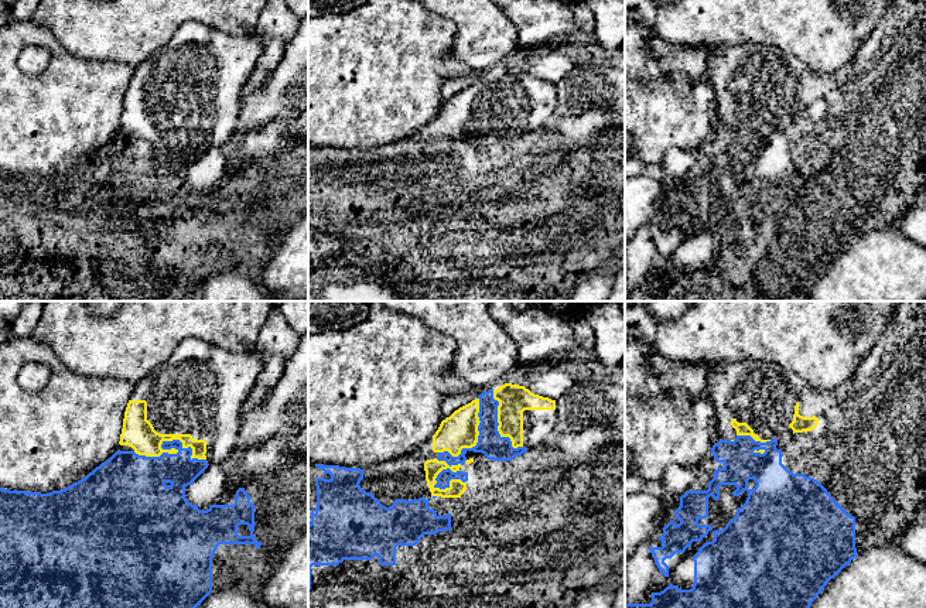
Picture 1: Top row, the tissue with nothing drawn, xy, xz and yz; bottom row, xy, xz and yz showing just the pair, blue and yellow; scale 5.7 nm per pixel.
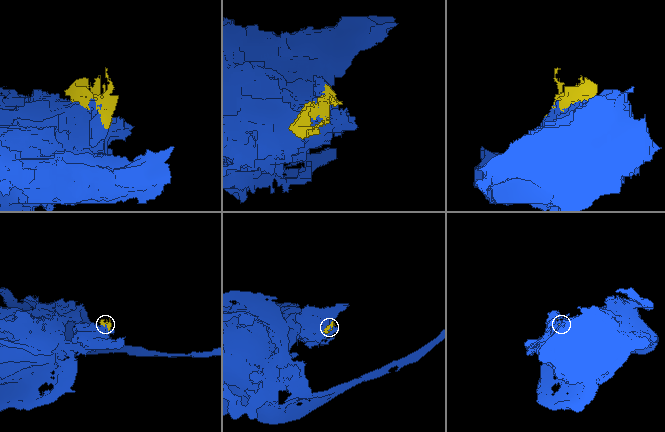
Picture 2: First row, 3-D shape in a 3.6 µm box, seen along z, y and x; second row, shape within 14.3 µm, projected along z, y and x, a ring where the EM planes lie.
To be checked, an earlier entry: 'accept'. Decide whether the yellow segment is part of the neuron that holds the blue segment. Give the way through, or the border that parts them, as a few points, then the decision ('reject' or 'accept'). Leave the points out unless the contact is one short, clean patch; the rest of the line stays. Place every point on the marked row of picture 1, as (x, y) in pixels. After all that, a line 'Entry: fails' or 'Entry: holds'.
reject
Entry: fails

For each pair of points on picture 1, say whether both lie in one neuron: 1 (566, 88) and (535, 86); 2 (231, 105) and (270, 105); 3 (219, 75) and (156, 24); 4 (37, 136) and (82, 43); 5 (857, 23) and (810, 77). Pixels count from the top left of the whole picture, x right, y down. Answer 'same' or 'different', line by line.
1: different
2: different
3: different
4: different
5: different

